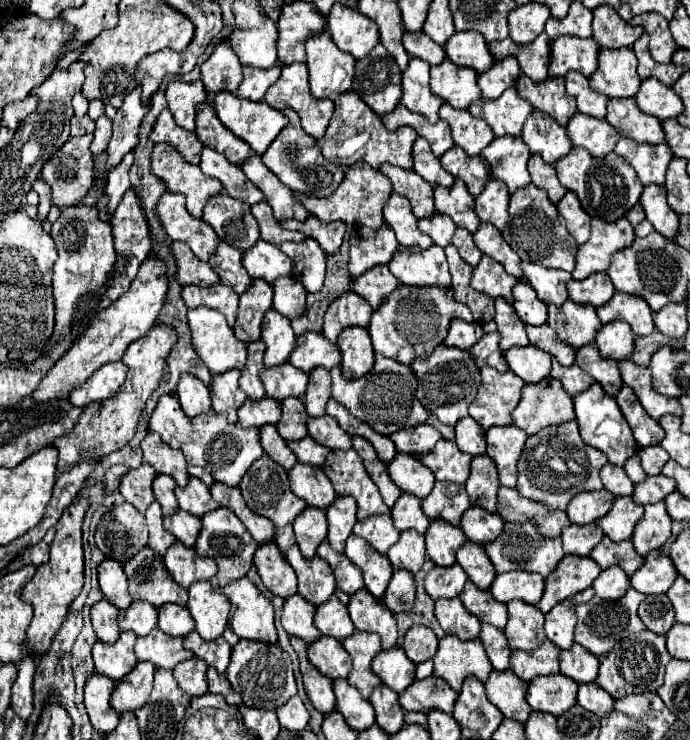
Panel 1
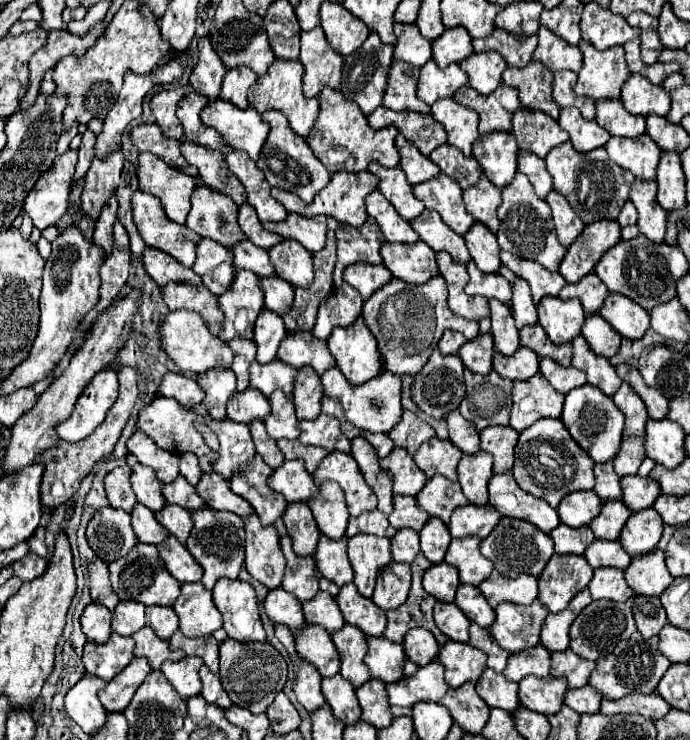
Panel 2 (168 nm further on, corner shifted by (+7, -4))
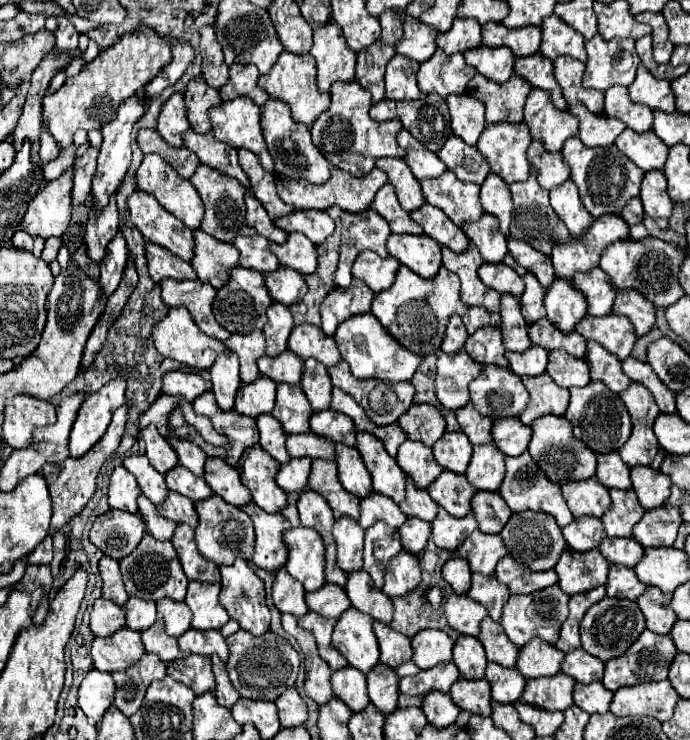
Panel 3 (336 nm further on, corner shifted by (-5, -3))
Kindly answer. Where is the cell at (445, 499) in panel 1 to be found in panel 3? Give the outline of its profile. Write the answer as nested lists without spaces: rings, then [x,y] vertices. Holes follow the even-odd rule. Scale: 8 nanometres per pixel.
[[[444,470],[428,488],[432,500],[456,518],[462,518],[470,512],[470,500],[476,492],[478,490],[466,480],[466,476],[452,474],[450,470]]]

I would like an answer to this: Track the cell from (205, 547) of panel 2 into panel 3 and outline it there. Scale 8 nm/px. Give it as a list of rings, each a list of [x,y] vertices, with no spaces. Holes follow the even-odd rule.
[[[216,494],[206,498],[204,502],[198,502],[196,512],[200,516],[200,524],[196,528],[196,546],[204,558],[216,562],[216,566],[232,564],[238,556],[252,560],[256,536],[254,536],[252,518],[248,514],[240,512],[240,508],[232,508],[232,506],[224,504],[222,498]]]

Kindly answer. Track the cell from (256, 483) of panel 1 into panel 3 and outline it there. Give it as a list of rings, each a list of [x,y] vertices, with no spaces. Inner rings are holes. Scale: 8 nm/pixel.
[[[252,446],[240,460],[240,476],[244,486],[250,488],[254,502],[268,512],[282,512],[288,504],[288,494],[276,484],[280,464],[260,446]]]

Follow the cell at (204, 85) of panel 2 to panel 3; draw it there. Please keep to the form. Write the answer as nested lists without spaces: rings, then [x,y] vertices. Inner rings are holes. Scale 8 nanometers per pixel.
[[[200,28],[200,52],[202,52],[202,76],[208,86],[222,88],[228,82],[228,66],[224,62],[222,46],[216,40],[214,28]]]

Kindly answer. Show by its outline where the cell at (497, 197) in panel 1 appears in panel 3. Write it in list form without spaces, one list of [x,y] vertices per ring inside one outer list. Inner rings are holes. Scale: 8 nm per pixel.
[[[488,174],[480,188],[480,204],[484,212],[494,214],[500,220],[500,230],[504,236],[510,234],[510,214],[512,214],[512,194],[508,184],[496,176]]]

